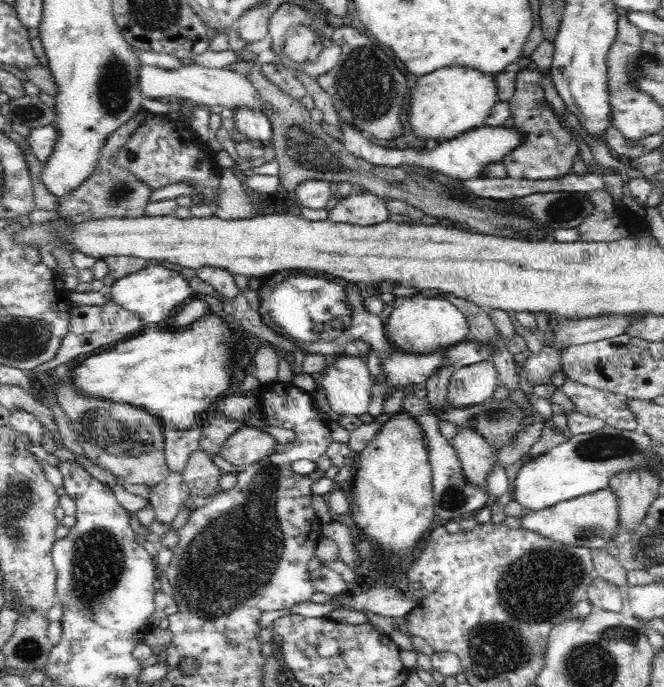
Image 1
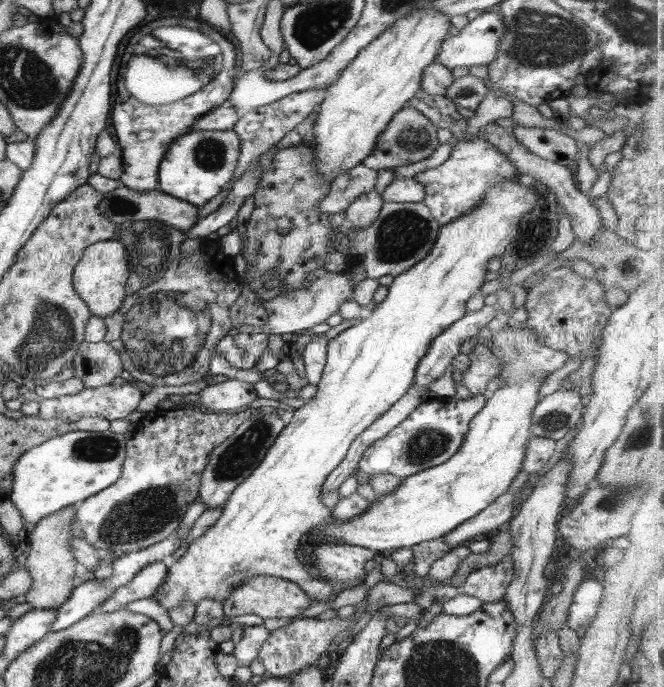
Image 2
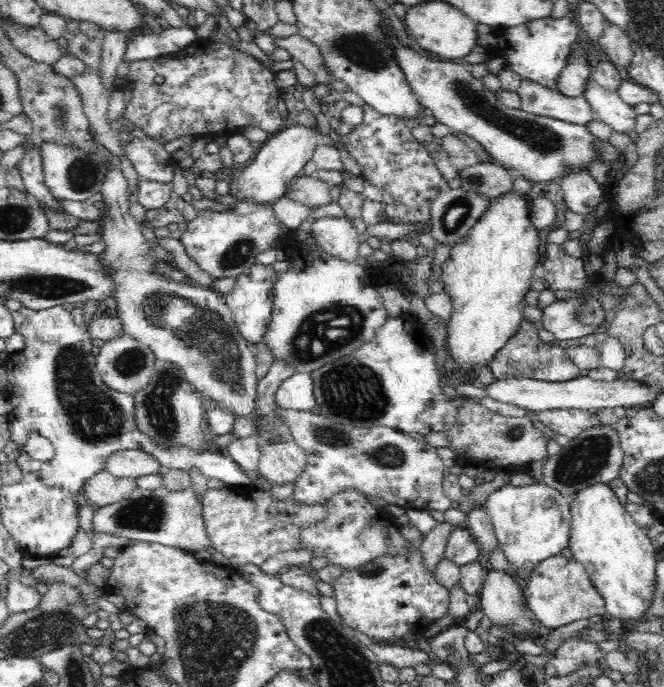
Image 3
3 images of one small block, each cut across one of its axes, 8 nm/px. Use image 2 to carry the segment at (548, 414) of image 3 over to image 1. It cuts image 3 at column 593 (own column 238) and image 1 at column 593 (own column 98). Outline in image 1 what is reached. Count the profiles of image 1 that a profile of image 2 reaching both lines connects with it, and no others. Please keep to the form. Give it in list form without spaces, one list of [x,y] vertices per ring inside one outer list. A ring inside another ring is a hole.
[[[610,487],[559,502],[550,508],[532,511],[520,517],[524,530],[536,532],[560,544],[585,547],[592,550],[610,549],[614,538],[613,533],[620,529],[620,523],[618,523],[618,495]]]

